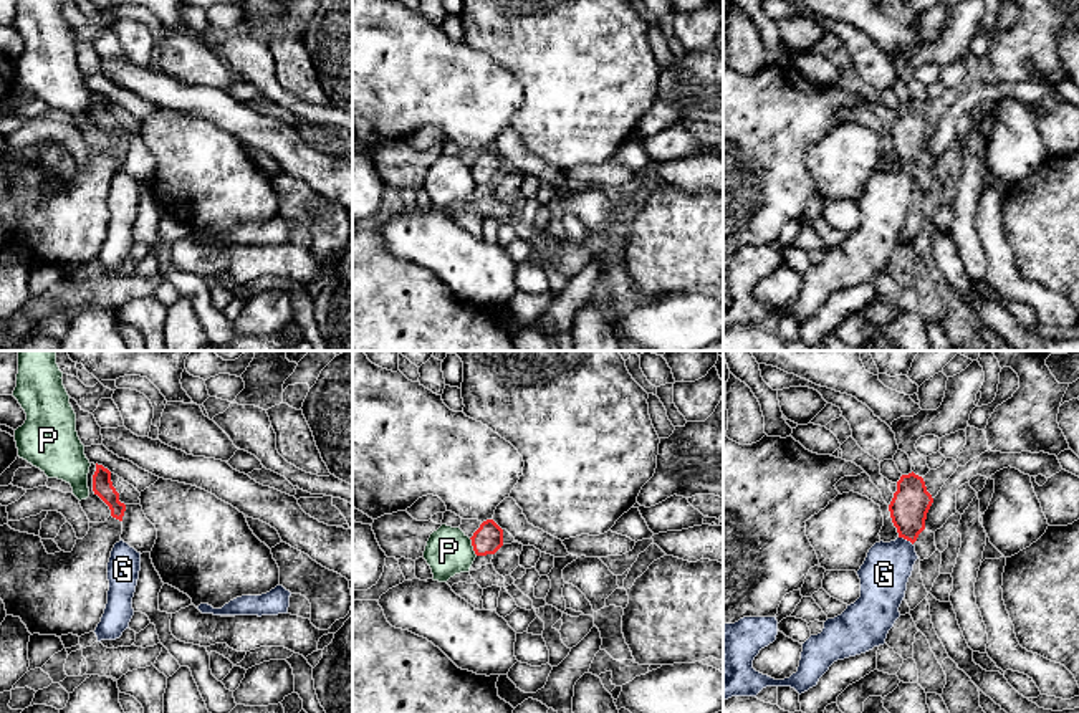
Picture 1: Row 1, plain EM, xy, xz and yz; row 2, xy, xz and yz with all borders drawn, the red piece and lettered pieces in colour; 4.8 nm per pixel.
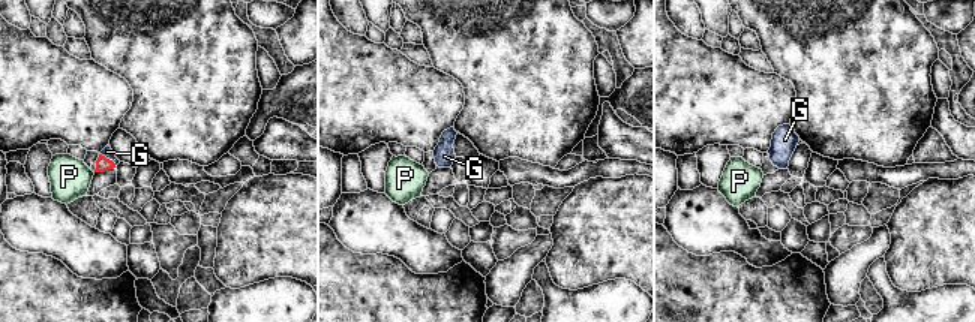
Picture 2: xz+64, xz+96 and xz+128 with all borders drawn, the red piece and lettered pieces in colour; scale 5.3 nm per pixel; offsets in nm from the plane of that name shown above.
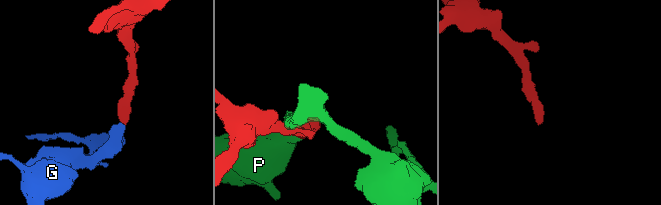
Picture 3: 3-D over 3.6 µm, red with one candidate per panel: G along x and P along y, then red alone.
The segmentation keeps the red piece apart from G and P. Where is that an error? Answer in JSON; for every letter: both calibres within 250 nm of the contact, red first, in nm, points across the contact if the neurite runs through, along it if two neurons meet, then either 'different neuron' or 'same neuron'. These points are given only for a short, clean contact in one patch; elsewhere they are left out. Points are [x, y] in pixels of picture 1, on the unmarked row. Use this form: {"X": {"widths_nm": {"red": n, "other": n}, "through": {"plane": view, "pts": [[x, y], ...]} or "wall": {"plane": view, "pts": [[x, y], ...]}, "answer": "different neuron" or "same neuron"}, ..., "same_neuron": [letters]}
{"G": {"widths_nm": {"red": 190, "other": 240}, "through": {"plane": "yz", "pts": [[911, 133], [906, 167], [901, 184], [884, 204]]}, "answer": "same neuron"}, "P": {"widths_nm": {"red": 140, "other": 220}, "answer": "different neuron"}, "same_neuron": ["G"]}

